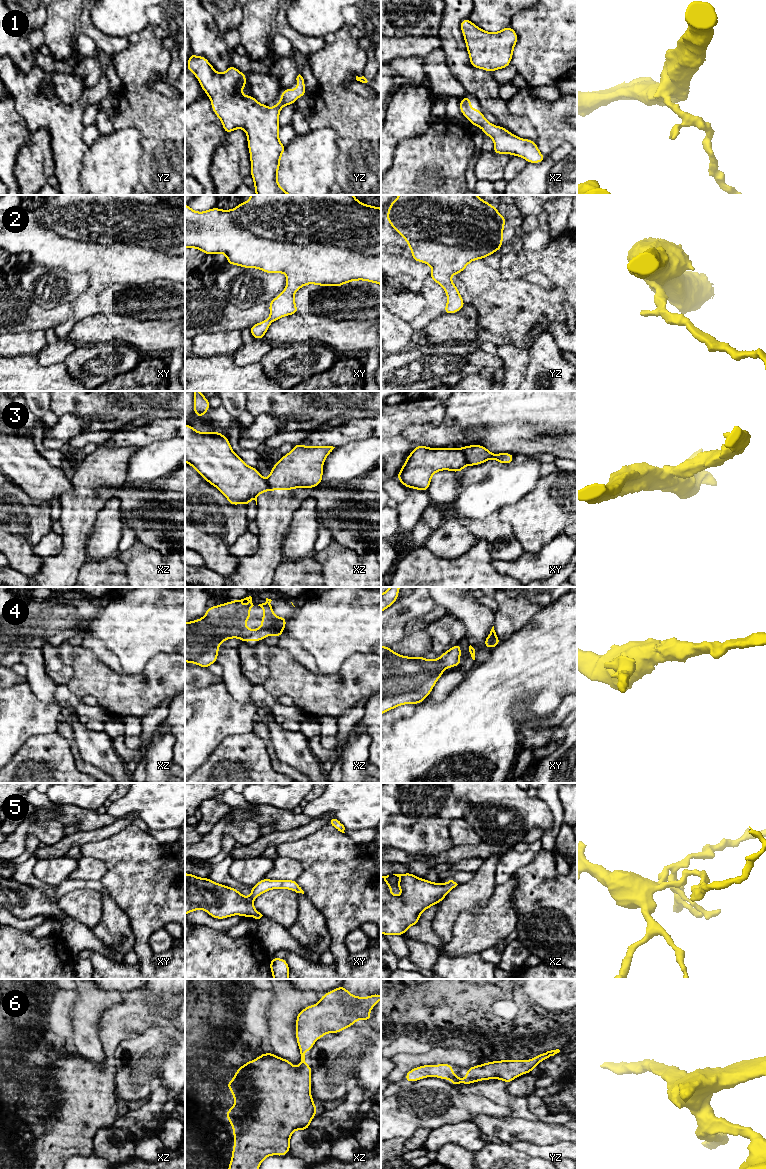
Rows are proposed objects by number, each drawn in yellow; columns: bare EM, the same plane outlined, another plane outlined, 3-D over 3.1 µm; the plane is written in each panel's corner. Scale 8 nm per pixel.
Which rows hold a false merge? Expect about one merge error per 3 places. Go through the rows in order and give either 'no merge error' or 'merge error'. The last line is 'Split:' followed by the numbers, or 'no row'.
1: no merge error
2: no merge error
3: merge error
4: no merge error
5: no merge error
6: no merge error
Split: 3

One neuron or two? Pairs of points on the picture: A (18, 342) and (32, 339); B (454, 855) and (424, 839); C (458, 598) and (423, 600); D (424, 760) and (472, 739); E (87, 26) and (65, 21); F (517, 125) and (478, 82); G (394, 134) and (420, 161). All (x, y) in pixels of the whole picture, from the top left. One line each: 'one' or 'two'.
A: one
B: two
C: two
D: one
E: two
F: one
G: two

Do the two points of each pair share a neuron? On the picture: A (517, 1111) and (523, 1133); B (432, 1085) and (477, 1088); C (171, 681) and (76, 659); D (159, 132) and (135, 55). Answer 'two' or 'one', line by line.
A: two
B: two
C: one
D: one

